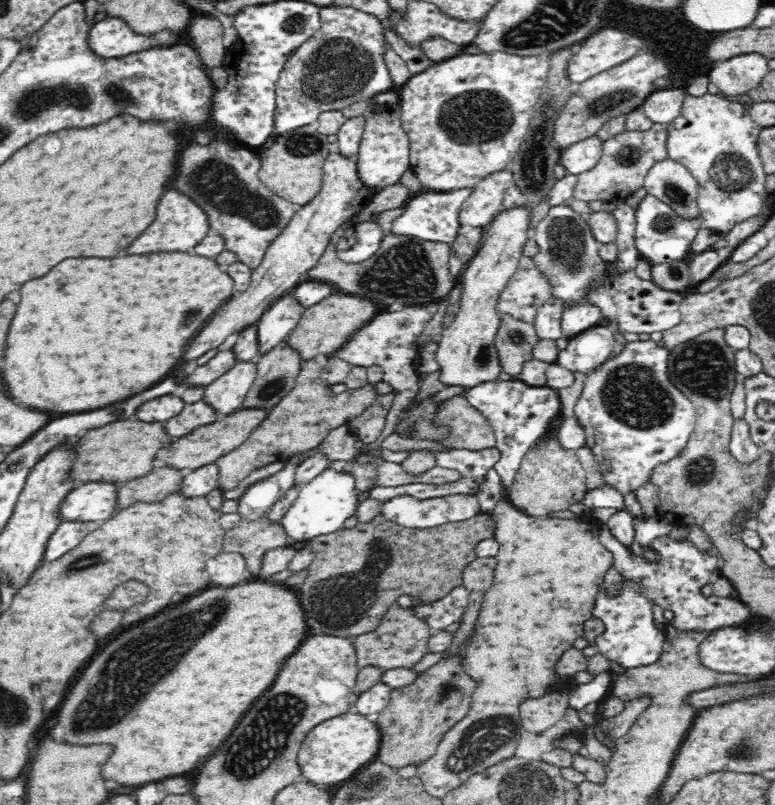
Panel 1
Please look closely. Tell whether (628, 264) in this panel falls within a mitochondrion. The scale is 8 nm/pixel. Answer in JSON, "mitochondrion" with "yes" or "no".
{"mitochondrion":"no"}

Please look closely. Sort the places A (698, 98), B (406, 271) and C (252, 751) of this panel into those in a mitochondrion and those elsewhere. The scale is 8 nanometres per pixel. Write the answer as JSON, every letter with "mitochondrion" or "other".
{"A":"other","B":"mitochondrion","C":"mitochondrion"}

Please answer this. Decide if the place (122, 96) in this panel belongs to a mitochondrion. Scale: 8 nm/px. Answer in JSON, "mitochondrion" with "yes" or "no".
{"mitochondrion":"yes"}

